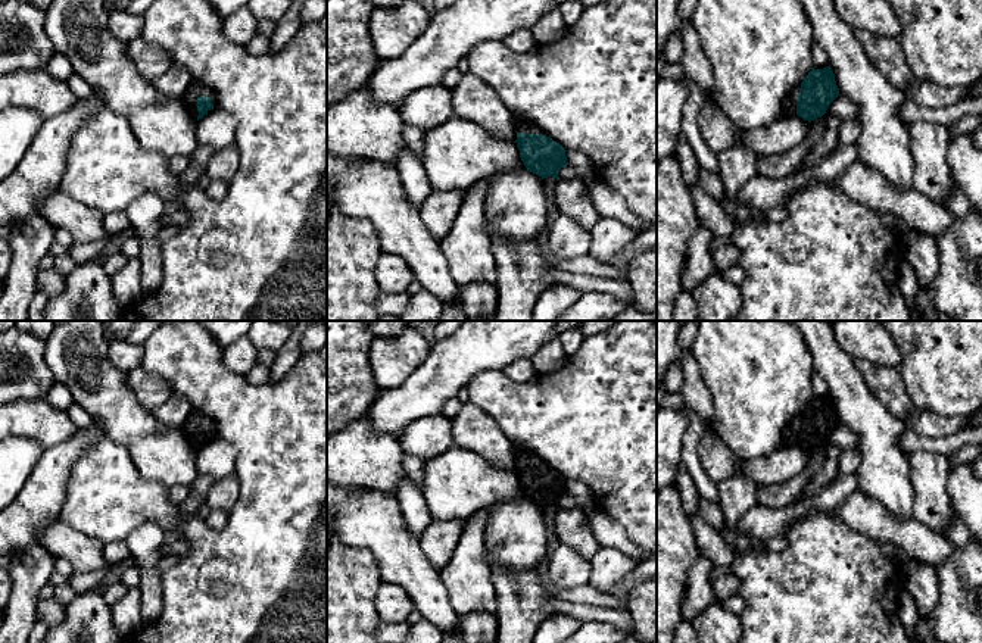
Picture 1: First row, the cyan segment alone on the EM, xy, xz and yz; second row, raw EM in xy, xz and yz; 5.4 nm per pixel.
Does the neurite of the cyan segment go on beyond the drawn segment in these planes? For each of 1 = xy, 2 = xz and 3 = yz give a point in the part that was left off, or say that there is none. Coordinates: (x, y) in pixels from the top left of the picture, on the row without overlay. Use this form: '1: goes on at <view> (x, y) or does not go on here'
1: goes on at xy (196, 418)
2: goes on at xz (521, 453)
3: goes on at yz (789, 433)

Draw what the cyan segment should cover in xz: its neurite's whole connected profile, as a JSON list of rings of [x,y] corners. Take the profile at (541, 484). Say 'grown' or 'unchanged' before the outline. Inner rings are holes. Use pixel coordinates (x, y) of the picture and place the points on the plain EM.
grown; [[[512,446],[512,449],[517,458],[515,472],[527,500],[539,505],[542,509],[548,506],[559,509],[559,499],[568,494],[567,480],[529,449],[521,446]]]

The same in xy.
grown; [[[191,411],[183,431],[194,449],[202,449],[211,440],[216,438],[215,422],[211,416]]]

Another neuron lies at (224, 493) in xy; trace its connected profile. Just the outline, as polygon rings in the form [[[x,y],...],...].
[[[236,474],[225,478],[215,480],[205,502],[211,509],[230,511],[237,502],[240,494],[240,483]]]

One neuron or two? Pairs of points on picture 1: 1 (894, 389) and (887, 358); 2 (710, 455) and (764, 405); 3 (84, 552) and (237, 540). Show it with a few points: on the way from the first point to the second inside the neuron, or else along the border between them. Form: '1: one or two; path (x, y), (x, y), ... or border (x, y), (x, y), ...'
1: two; border (854, 359), (869, 359), (898, 370)
2: two; border (714, 409), (713, 430), (742, 462)
3: two; border (72, 528), (96, 537), (103, 545)

